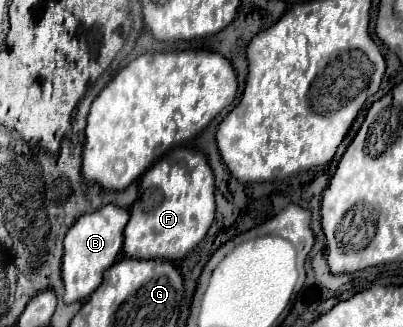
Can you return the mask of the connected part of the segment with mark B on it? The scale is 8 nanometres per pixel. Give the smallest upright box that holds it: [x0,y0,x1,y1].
[62,204,128,302]

